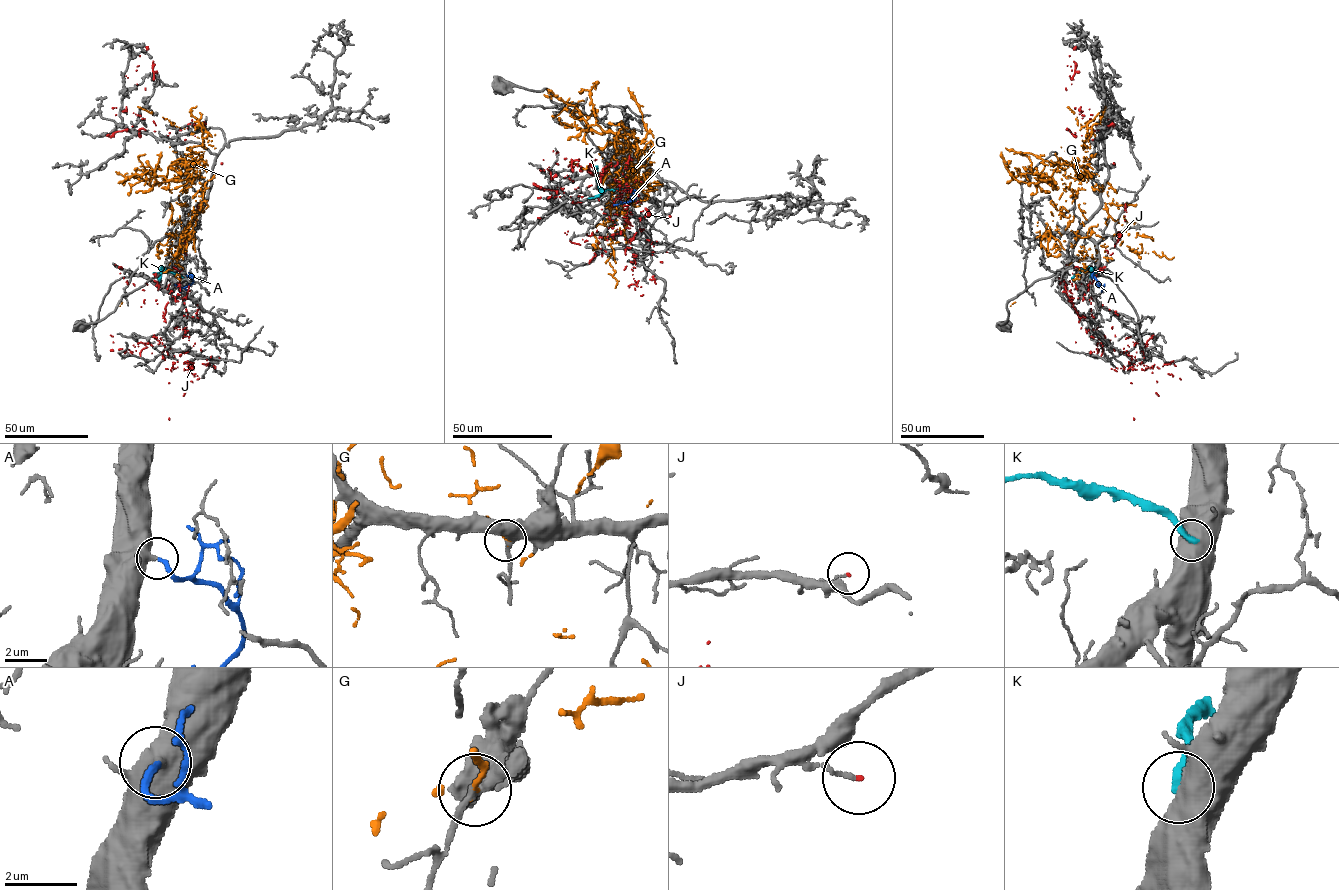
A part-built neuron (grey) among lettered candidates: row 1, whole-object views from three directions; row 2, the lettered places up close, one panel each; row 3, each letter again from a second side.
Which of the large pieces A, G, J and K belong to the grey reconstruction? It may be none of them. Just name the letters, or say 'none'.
A

